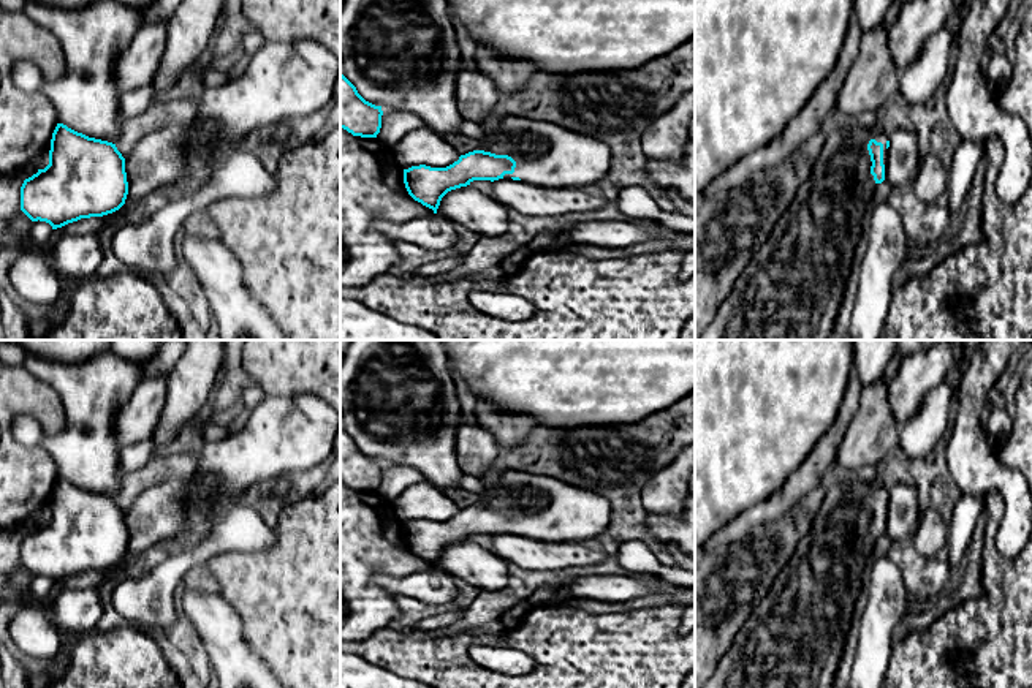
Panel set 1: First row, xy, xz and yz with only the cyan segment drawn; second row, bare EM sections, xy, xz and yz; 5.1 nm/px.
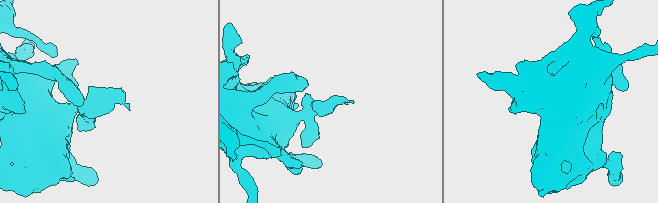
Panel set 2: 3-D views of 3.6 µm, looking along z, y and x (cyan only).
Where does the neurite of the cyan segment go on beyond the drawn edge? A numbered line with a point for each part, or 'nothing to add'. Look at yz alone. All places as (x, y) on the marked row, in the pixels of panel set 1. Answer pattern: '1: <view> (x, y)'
1: yz (792, 290)

